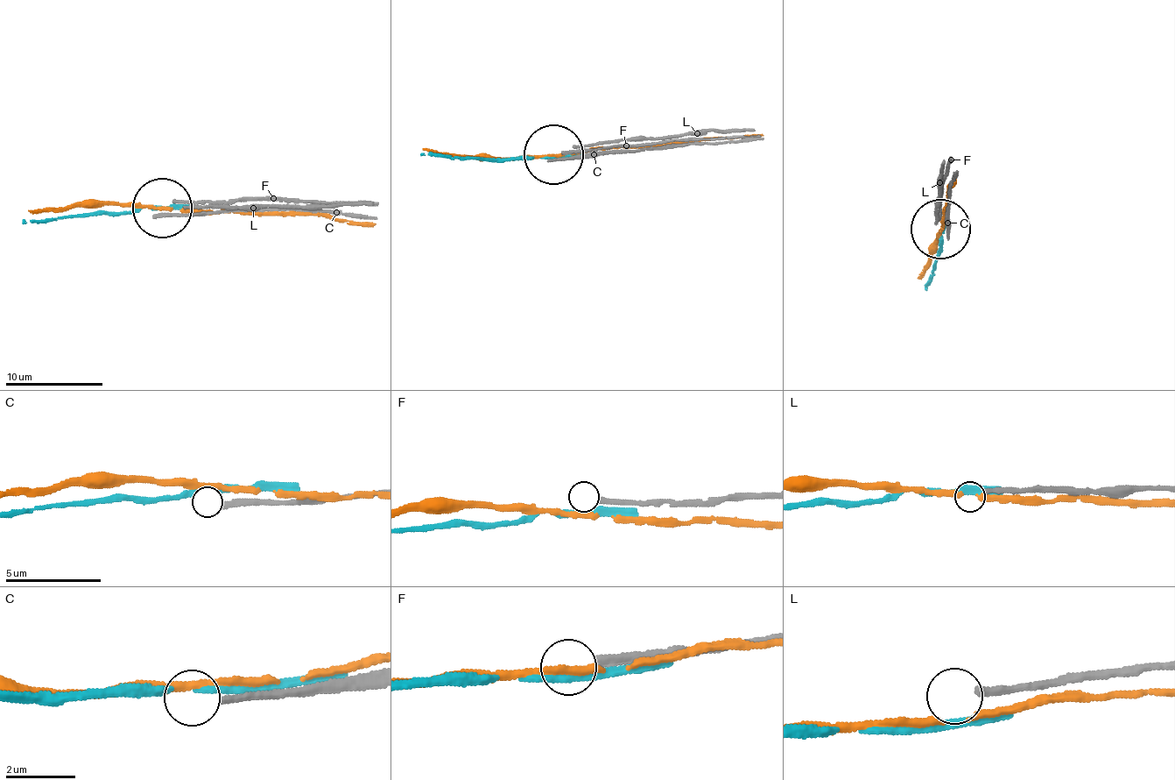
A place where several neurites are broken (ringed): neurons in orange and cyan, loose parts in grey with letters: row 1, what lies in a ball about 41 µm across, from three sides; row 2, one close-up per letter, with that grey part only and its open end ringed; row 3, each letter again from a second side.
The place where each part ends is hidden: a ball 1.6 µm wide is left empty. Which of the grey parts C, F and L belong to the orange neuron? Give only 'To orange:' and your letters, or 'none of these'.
To orange: none of these

